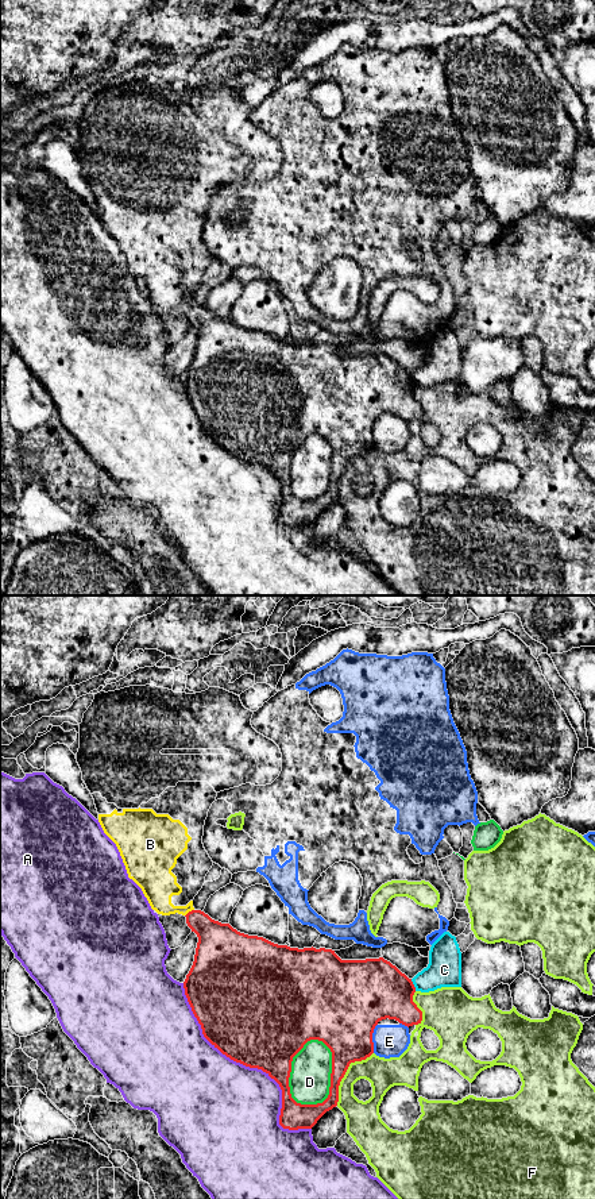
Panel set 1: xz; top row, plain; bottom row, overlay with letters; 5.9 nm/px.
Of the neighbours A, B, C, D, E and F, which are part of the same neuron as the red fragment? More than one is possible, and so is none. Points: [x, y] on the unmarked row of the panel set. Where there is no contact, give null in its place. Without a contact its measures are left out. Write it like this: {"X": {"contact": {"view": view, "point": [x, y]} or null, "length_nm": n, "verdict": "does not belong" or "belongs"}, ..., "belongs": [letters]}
{"A": {"contact": {"view": "xz", "point": [250, 462]}, "length_nm": 1150, "verdict": "does not belong"}, "B": {"contact": {"view": "xz", "point": [189, 307]}, "length_nm": 70, "verdict": "belongs"}, "C": {"contact": {"view": "xz", "point": [413, 380]}, "length_nm": 80, "verdict": "does not belong"}, "D": {"contact": {"view": "xz", "point": [290, 465]}, "length_nm": 420, "verdict": "does not belong"}, "E": {"contact": {"view": "xz", "point": [371, 434]}, "length_nm": 180, "verdict": "does not belong"}, "F": {"contact": {"view": "xz", "point": [344, 469]}, "length_nm": 380, "verdict": "does not belong"}, "belongs": ["B"]}

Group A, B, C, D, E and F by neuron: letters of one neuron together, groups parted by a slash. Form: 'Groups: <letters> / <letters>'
Groups: A / B / C / D / E / F

